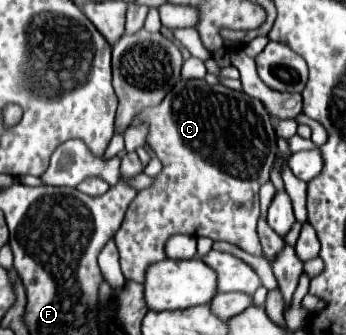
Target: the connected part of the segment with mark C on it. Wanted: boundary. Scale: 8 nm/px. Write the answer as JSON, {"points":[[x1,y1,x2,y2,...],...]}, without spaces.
{"points":[[180,80,180,84,176,84,166,94,162,104,144,108,132,120,132,126,140,124,148,126,146,144,154,150,164,168,154,178,154,186,138,192,126,212,122,228,114,236,120,252,120,268,126,280,144,284,146,268,150,268,150,264,166,260,164,246,168,238,176,234,224,240,252,256,264,258,264,250,256,232,256,220,260,216,258,188,268,182,278,146,270,114,266,112,262,102,246,96,246,92,232,92,226,86,210,86,206,80]]}

